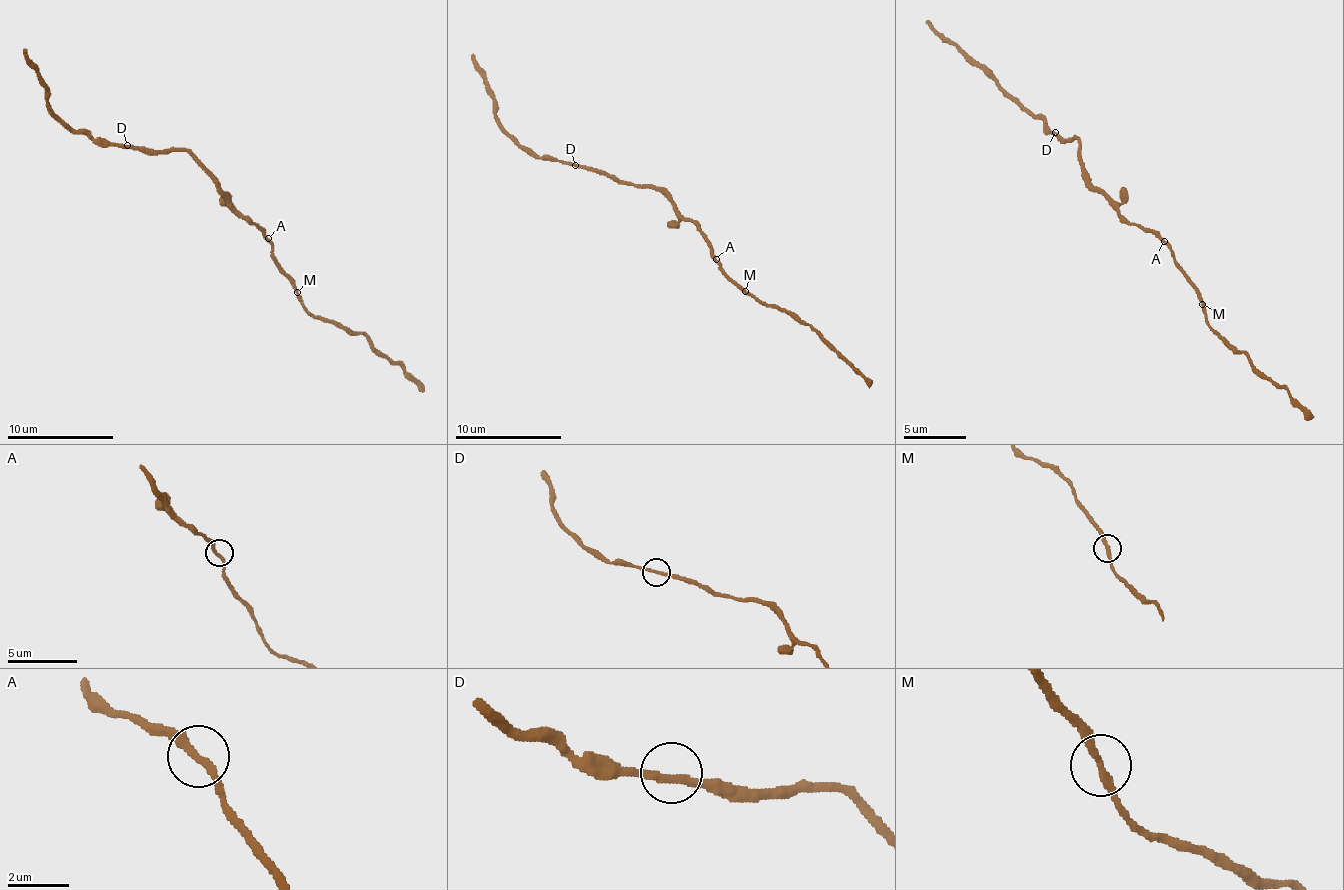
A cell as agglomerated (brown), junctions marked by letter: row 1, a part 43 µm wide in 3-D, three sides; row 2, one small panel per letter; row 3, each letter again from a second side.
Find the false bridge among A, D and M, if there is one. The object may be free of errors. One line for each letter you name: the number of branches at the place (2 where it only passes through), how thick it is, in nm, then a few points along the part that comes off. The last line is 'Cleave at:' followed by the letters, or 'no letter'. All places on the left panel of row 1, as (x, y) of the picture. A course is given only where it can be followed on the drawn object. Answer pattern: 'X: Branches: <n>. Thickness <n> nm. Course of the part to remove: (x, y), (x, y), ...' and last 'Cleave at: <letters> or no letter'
Cleave at: no letter

